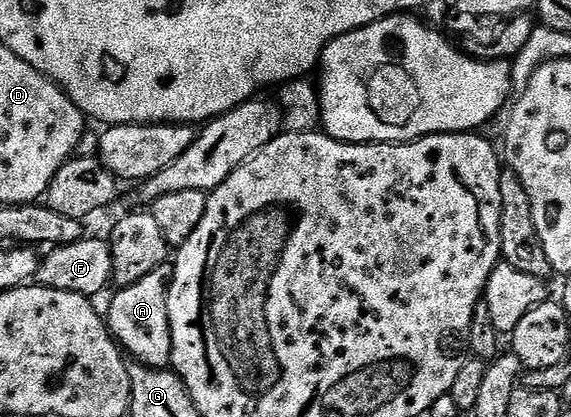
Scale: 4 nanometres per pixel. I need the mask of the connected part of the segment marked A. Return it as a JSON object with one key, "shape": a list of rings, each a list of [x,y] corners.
{"shape":[[[169,262],[161,263],[148,277],[140,277],[132,285],[115,290],[110,299],[110,308],[104,311],[106,326],[133,362],[143,363],[151,369],[166,369],[171,366],[172,329],[168,321],[168,297],[170,281],[174,277],[173,266]]]}

